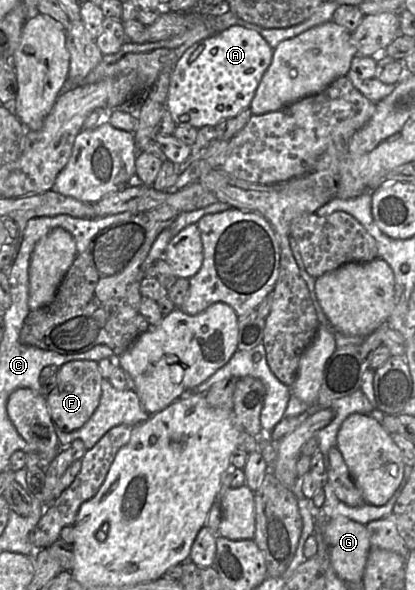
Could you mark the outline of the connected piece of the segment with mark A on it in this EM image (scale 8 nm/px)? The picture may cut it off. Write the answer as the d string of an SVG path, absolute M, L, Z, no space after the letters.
M234 25L197 42L175 63L166 108L179 126L217 126L249 108L274 49L253 29Z

